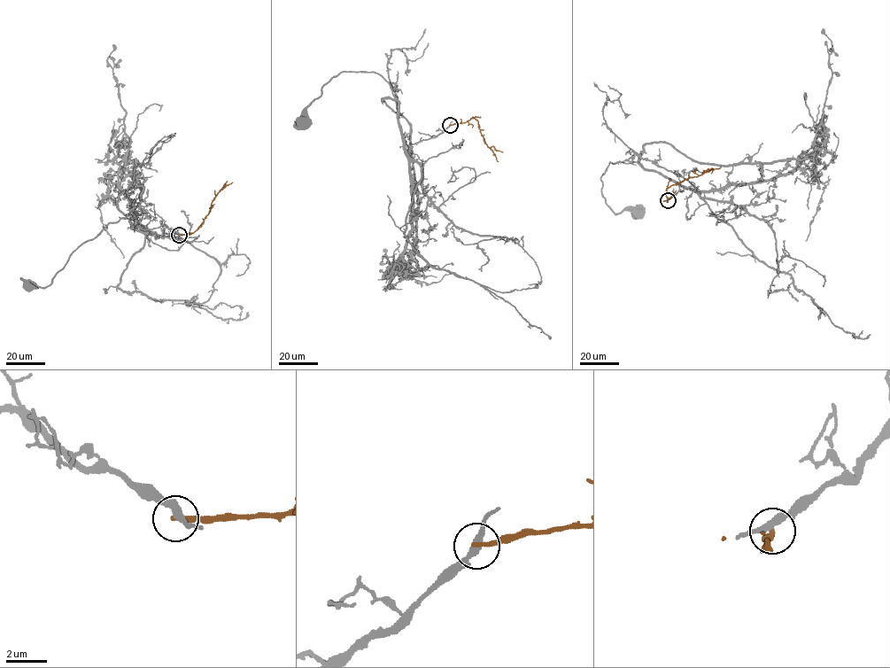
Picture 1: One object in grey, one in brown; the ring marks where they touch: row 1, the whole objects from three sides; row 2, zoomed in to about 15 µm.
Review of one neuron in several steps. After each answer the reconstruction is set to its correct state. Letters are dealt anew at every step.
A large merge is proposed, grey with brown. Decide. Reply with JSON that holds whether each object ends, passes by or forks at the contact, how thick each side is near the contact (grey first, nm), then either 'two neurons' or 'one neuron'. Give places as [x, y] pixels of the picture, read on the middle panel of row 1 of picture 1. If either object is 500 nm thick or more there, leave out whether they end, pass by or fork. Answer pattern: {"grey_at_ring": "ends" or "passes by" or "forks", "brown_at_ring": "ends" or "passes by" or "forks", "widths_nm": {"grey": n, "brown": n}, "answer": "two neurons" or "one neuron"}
{"grey_at_ring": "passes by", "brown_at_ring": "ends", "widths_nm": {"grey": 340, "brown": 240}, "answer": "two neurons"}

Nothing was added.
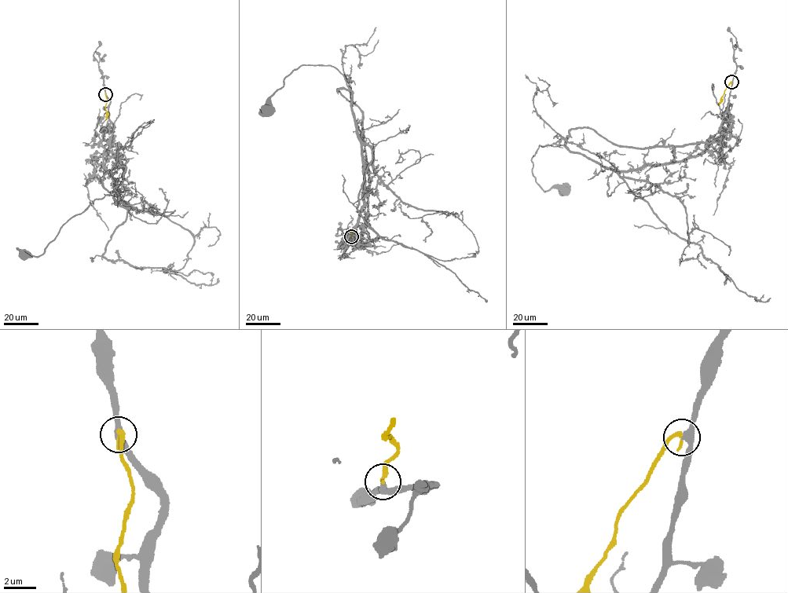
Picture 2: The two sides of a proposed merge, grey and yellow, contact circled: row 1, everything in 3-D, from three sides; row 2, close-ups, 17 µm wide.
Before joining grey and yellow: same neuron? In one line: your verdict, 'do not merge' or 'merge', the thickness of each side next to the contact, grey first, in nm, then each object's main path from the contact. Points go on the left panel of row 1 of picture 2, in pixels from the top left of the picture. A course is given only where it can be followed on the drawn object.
merge; calibres 360 and 280 nm; course grey (105, 94), (112, 126), (104, 166), (118, 204), (111, 191), (95, 199), (45, 252), (23, 254); course yellow (105, 94), (106, 119)

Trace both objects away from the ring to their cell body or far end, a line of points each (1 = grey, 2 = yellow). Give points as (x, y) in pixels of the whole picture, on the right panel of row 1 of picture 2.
1: (731, 82), (712, 141), (683, 160), (612, 170), (562, 145), (540, 144), (532, 175), (545, 191), (563, 190)
2: (731, 82), (718, 104)

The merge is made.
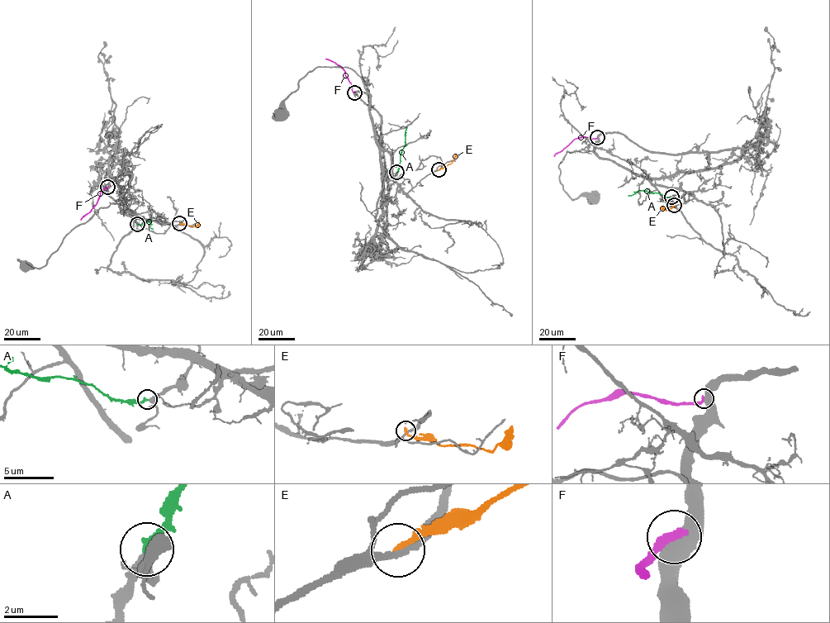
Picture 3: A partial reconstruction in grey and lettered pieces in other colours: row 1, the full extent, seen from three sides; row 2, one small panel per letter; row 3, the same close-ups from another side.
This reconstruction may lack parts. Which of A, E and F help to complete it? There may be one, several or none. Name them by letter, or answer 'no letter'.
A

